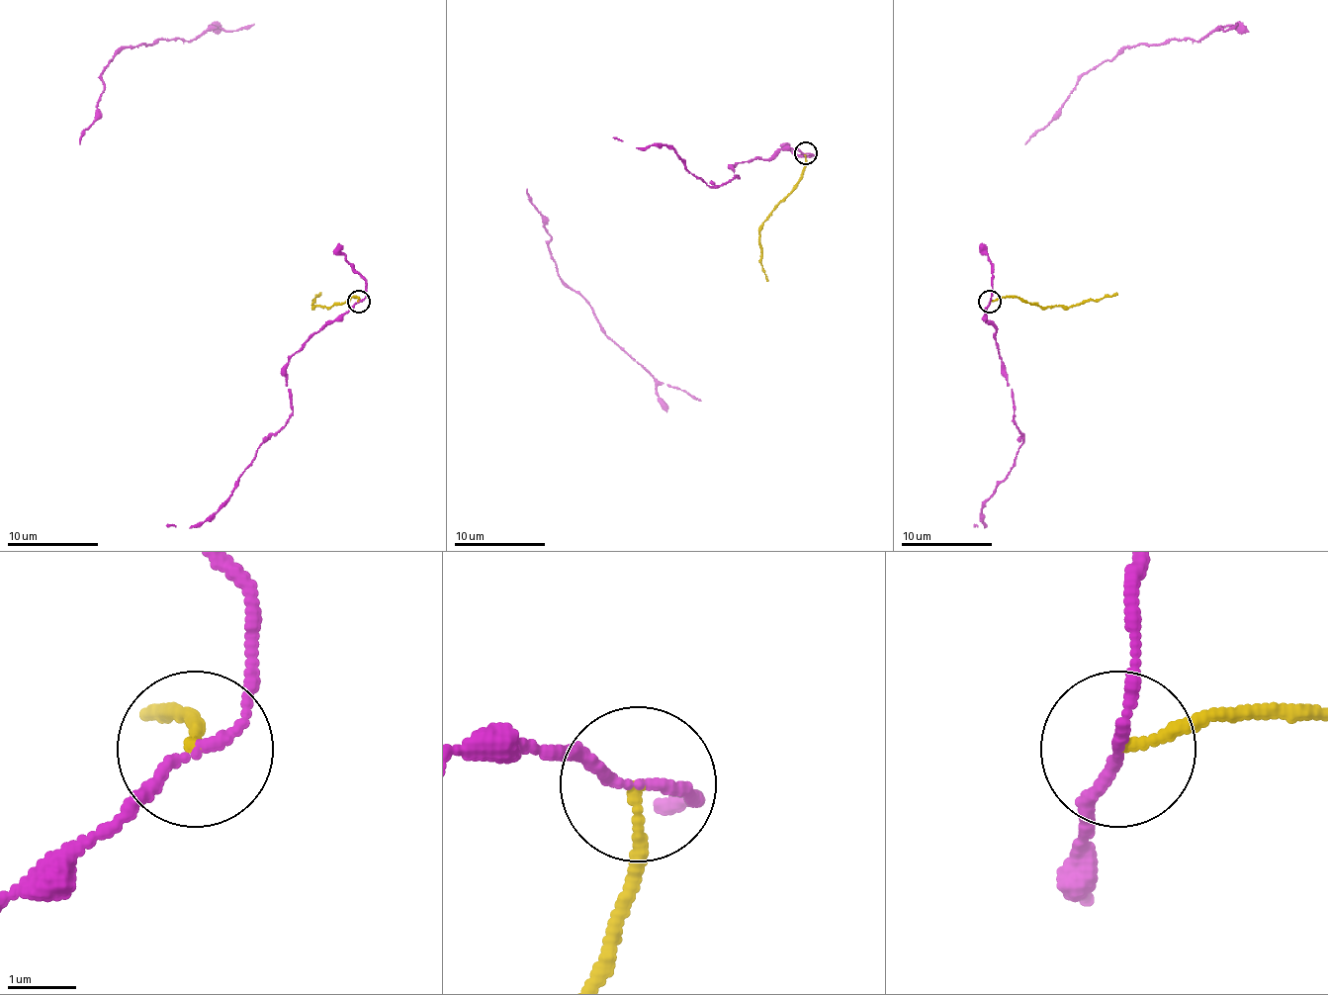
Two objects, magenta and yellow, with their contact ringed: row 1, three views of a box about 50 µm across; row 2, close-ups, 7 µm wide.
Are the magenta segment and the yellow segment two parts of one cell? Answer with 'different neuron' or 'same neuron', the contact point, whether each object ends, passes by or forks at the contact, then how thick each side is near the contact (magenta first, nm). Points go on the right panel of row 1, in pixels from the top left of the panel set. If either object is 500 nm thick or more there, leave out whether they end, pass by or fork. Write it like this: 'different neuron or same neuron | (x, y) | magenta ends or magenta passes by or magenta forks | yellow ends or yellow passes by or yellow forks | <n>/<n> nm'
different neuron | (990, 302) | magenta passes by | yellow ends | 130/140 nm

